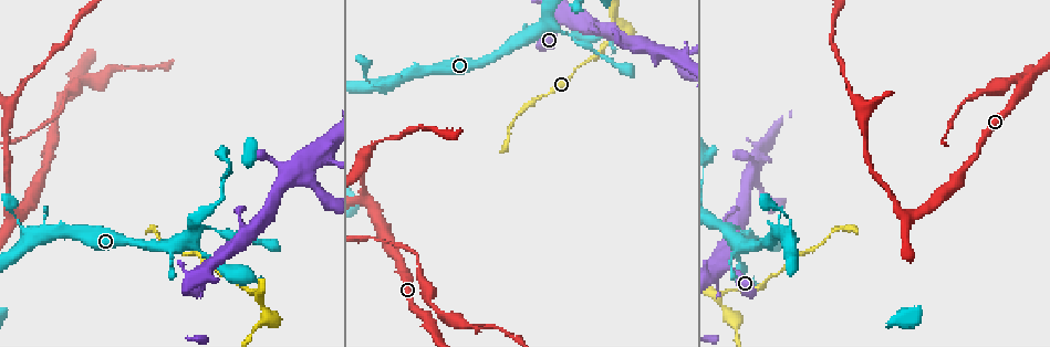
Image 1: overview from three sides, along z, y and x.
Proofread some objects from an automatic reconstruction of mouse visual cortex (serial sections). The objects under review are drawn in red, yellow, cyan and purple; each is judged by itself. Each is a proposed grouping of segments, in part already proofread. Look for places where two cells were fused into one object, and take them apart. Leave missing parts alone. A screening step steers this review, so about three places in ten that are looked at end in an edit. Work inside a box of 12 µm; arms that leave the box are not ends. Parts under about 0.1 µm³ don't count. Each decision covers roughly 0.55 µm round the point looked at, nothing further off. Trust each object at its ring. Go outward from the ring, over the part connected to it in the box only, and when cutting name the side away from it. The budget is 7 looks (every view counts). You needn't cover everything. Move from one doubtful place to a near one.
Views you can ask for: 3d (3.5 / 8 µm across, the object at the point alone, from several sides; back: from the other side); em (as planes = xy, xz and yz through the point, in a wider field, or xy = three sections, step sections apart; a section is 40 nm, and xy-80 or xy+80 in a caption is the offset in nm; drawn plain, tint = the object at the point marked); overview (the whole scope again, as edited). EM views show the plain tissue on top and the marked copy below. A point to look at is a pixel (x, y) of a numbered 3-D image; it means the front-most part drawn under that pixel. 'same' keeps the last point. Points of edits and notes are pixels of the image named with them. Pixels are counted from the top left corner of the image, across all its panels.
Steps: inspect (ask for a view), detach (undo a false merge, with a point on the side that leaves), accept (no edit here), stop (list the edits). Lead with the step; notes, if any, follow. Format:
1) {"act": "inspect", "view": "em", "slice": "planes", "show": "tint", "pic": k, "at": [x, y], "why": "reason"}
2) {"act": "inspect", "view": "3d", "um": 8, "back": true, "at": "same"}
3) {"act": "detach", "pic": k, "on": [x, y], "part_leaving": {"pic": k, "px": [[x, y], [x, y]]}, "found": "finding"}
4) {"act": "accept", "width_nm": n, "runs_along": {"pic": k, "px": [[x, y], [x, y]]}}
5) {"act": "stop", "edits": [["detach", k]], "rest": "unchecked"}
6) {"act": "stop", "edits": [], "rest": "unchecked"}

{"act": "inspect", "view": "3d", "um": 3.5, "pic": 1, "at": [215, 231], "why": "thin neck"}

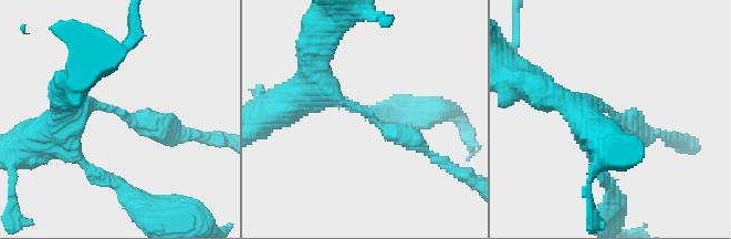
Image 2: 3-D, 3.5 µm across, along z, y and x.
{"act": "inspect", "view": "em", "slice": "xy", "step": 1, "show": "tint", "pic": 2, "at": [115, 112], "arm_widths_nm": [250, 400], "why": "now the EM"}

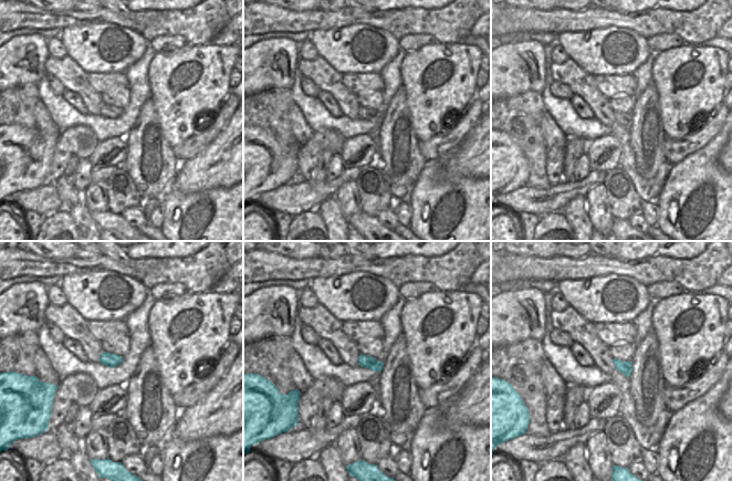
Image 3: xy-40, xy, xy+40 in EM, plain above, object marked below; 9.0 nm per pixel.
{"act": "accept", "runs_along": {"pic": 2, "px": [[304, 92], [314, 81], [424, 148]]}, "found": "one cell here"}

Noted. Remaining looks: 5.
{"act": "inspect", "view": "3d", "um": 3.5, "pic": 1, "at": [295, 169], "why": "a fork"}

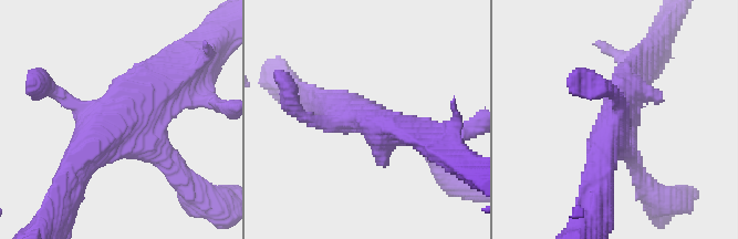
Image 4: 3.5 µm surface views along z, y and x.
{"act": "inspect", "view": "em", "slice": "xy", "step": 3, "show": "tint", "pic": 4, "at": [365, 116]}

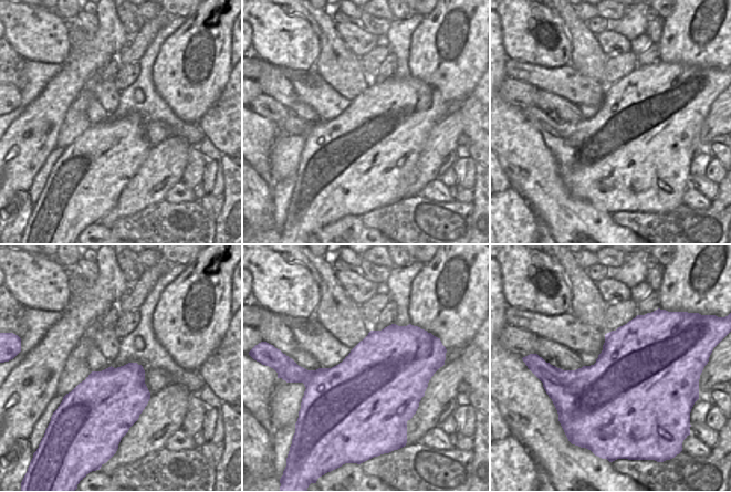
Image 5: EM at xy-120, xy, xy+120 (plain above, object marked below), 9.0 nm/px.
{"act": "accept", "runs_along": {"pic": 4, "px": [[69, 175], [123, 113], [174, 80]]}, "found": "continuous, no second cell"}

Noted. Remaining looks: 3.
{"act": "inspect", "view": "3d", "um": 3.5, "pic": 1, "at": [718, 297], "why": "three-way junction"}

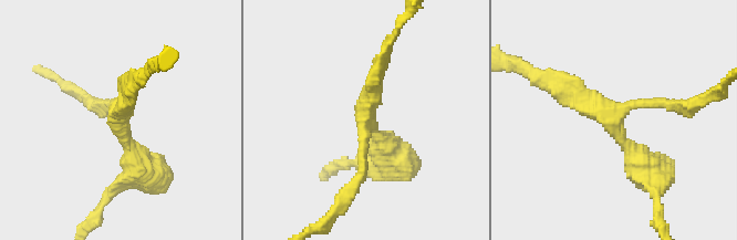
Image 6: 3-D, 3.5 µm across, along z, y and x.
{"act": "accept", "runs_along": {"pic": 6, "px": [[105, 103], [132, 178]]}, "found": "continuous, no second cell"}

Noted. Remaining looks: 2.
{"act": "stop", "edits": [], "rest": "unchecked"}

